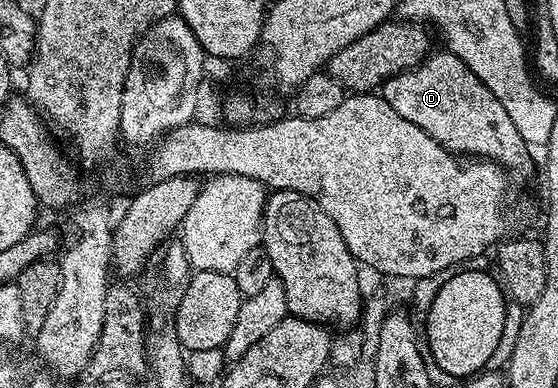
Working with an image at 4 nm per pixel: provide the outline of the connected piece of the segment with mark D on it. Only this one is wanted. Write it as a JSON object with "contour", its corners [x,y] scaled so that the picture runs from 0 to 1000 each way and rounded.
{"contour":[[[801,131],[780,137],[762,147],[753,168],[690,206],[685,245],[692,265],[699,265],[720,307],[735,307],[742,327],[756,327],[771,358],[812,394],[873,410],[918,451],[950,454],[955,387],[943,358],[935,358],[928,327],[921,327],[914,296],[907,296],[907,276],[892,265],[885,235],[878,235],[821,142]]]}

